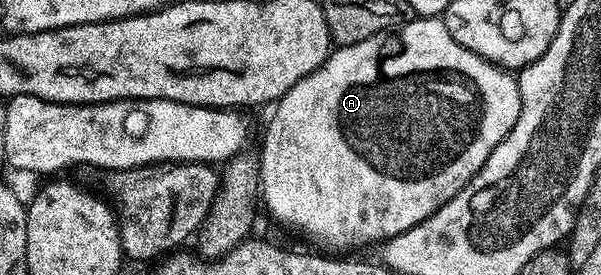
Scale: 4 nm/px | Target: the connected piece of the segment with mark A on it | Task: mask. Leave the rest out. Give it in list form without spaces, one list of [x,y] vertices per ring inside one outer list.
[[[423,16],[413,17],[412,21],[405,22],[395,32],[385,32],[383,34],[375,34],[372,38],[362,40],[358,44],[350,44],[349,46],[341,46],[333,49],[329,53],[328,59],[321,64],[317,70],[310,72],[310,76],[306,76],[302,80],[298,80],[298,84],[294,84],[294,88],[290,88],[275,103],[276,111],[272,114],[272,119],[268,122],[268,131],[264,134],[264,147],[258,150],[260,155],[260,180],[262,183],[262,202],[268,205],[268,210],[281,222],[284,226],[289,226],[292,230],[297,230],[300,234],[305,234],[312,242],[317,242],[320,247],[328,252],[344,252],[340,250],[352,250],[355,246],[368,246],[371,242],[383,244],[389,238],[398,236],[402,232],[406,232],[410,228],[414,228],[422,220],[426,220],[434,212],[438,212],[448,203],[454,196],[458,196],[458,192],[468,182],[472,181],[480,169],[482,164],[486,164],[486,160],[490,156],[490,152],[494,152],[494,148],[498,148],[498,144],[502,144],[502,140],[510,132],[510,128],[514,128],[514,120],[518,120],[518,112],[520,111],[520,93],[518,92],[518,84],[516,78],[502,66],[496,66],[492,62],[487,62],[482,56],[478,56],[474,52],[470,52],[470,48],[462,48],[462,44],[458,44],[454,40],[454,36],[450,36],[450,32],[446,28],[446,24],[439,17],[425,18]]]

